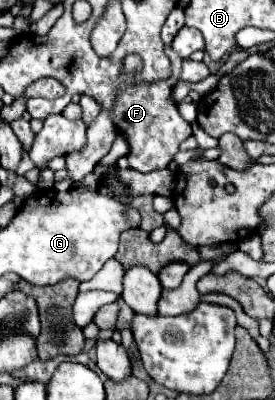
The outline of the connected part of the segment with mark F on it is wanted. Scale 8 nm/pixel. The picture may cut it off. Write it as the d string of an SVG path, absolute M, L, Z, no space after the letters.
M165 46L165 54L171 60L171 76L163 82L141 82L127 90L119 90L119 98L115 98L115 106L111 110L117 132L123 134L131 144L127 160L129 166L137 172L167 168L171 158L179 152L179 144L191 136L191 124L181 118L177 104L171 100L171 92L179 80L183 60L171 50L171 46Z

